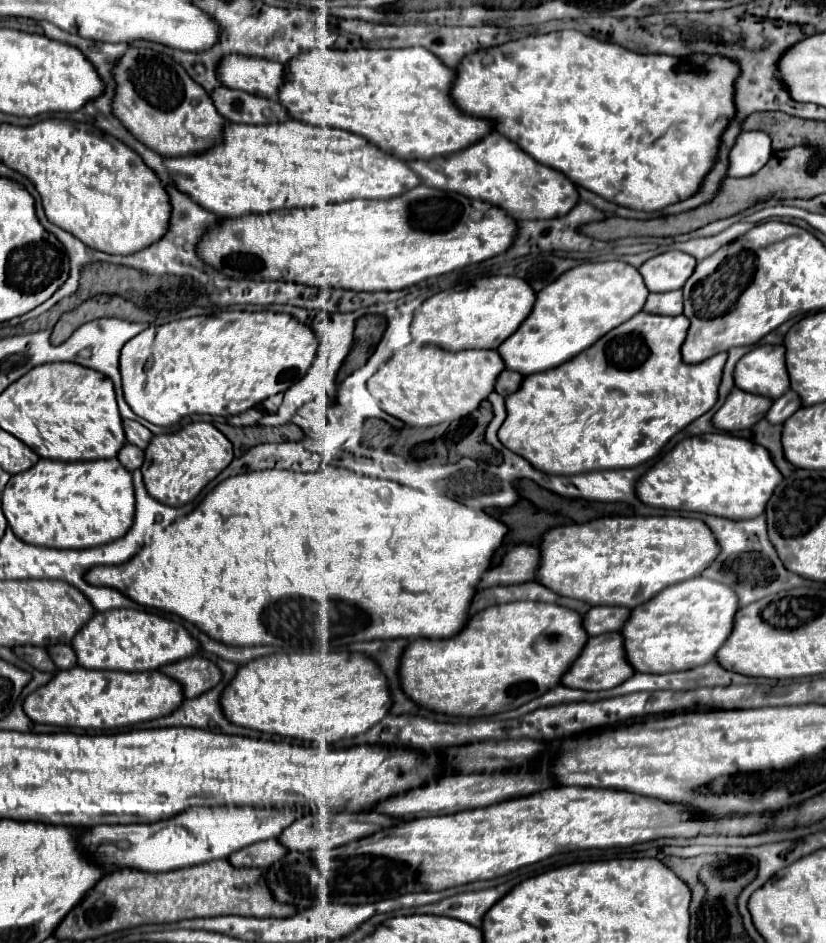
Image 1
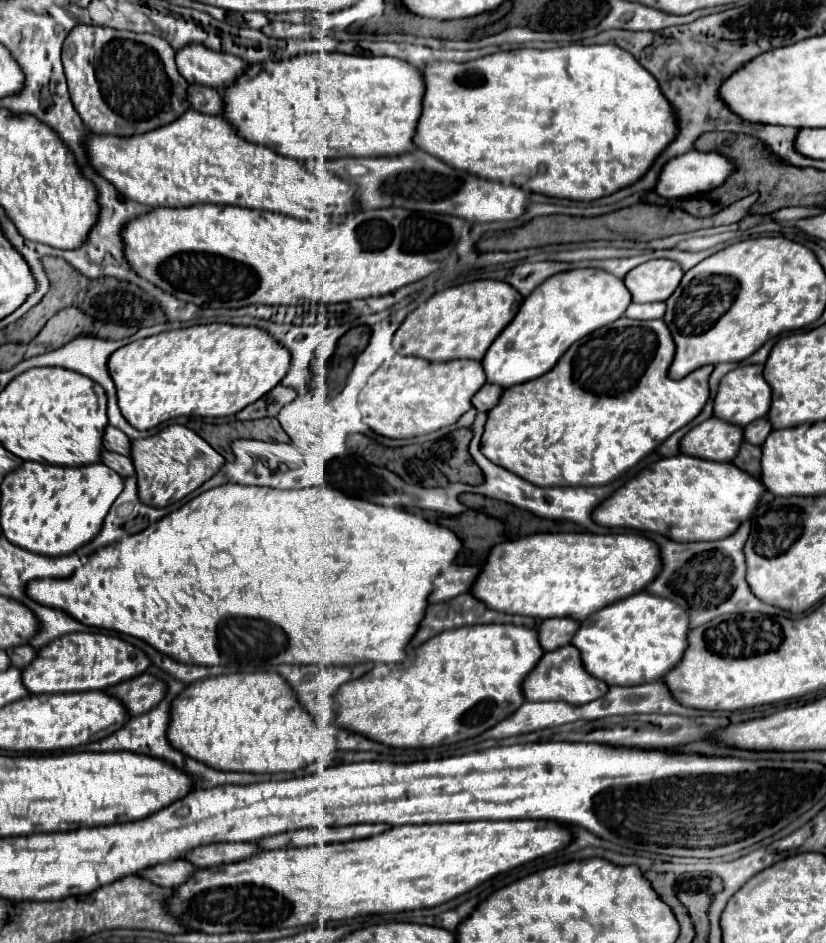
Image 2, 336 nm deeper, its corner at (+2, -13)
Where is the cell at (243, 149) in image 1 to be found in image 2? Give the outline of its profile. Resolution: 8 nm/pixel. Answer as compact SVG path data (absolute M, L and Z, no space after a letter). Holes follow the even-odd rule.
M189 110L179 118L179 122L171 122L163 130L153 130L151 134L141 134L139 138L99 138L89 134L87 138L89 158L93 168L105 176L115 188L135 202L153 206L153 208L187 208L195 204L231 204L241 208L269 210L281 212L293 218L305 218L311 210L319 210L323 214L347 214L359 210L357 186L347 182L325 170L323 176L309 172L299 160L275 154L271 148L247 142L239 138L235 128L219 116L205 116L195 110Z

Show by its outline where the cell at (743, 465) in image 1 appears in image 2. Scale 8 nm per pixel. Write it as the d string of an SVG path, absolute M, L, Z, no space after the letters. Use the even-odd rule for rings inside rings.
M687 454L661 458L623 484L599 510L595 522L607 528L659 532L675 542L719 540L731 536L757 508L765 486L759 478L739 470L733 462L713 462Z

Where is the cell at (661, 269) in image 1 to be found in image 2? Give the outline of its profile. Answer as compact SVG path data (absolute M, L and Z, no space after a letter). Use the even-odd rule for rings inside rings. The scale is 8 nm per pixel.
M649 260L625 276L633 302L667 300L683 278L683 270L673 260Z

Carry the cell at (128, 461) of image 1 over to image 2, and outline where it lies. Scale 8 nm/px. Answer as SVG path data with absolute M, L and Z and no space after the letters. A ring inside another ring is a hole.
M103 450L103 454L101 454L101 462L103 462L105 466L109 466L111 470L115 470L121 478L135 476L135 466L133 466L131 458L127 458L127 456L121 456L121 454Z

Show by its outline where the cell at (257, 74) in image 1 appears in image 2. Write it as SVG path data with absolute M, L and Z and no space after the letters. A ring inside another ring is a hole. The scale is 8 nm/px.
M185 46L177 52L177 68L189 84L203 84L221 92L245 74L247 62L233 54L207 50L205 46Z

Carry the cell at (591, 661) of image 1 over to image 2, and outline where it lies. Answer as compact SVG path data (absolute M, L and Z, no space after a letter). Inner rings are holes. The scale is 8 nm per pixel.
M571 644L571 646L563 646L559 650L553 652L545 652L543 662L539 662L539 666L535 666L535 670L525 678L523 682L523 694L529 702L547 702L547 700L563 700L575 706L593 702L595 698L601 698L603 694L607 694L607 684L595 676L591 676L583 662L581 662L581 654L579 650Z

